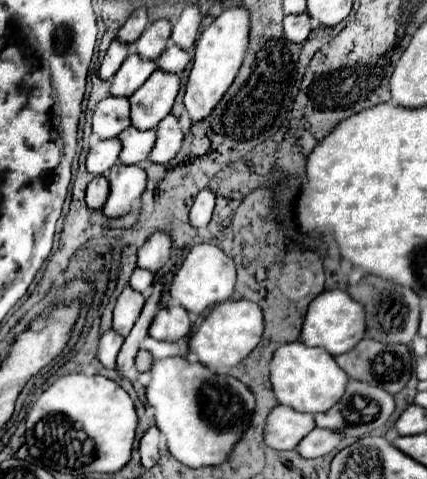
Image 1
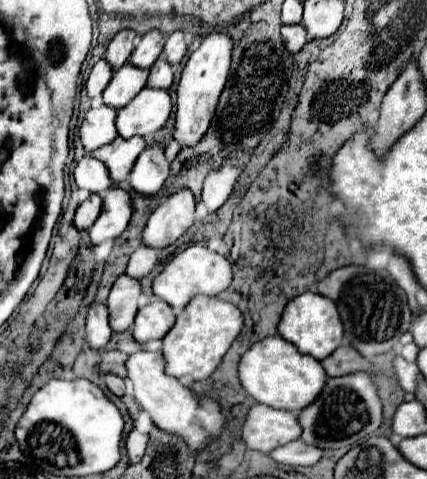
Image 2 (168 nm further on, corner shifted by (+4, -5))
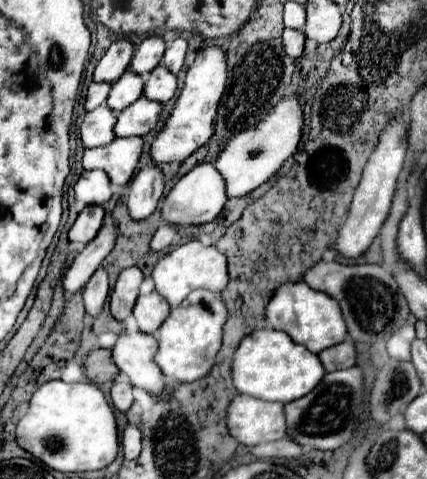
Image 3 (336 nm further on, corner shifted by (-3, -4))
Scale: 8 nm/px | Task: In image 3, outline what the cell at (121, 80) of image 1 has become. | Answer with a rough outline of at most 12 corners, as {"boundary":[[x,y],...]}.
{"boundary":[[126,70],[112,84],[108,108],[122,112],[142,96],[144,80]]}

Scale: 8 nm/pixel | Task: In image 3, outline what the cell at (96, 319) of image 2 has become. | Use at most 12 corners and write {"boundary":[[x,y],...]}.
{"boundary":[[98,268],[84,286],[86,312],[98,316],[108,298],[108,274]]}

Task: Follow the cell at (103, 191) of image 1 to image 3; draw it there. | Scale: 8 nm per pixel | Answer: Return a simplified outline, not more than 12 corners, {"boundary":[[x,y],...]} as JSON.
{"boundary":[[84,208],[68,232],[68,240],[88,244],[98,234],[104,210]]}

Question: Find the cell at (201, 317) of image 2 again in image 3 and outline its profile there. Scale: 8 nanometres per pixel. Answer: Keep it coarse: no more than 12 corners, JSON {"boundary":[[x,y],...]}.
{"boundary":[[194,290],[170,310],[154,356],[172,382],[212,368],[228,318]]}

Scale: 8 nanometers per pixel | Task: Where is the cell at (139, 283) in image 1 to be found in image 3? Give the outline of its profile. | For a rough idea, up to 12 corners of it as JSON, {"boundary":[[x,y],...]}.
{"boundary":[[164,222],[150,244],[150,250],[166,250],[178,236],[180,226]]}

